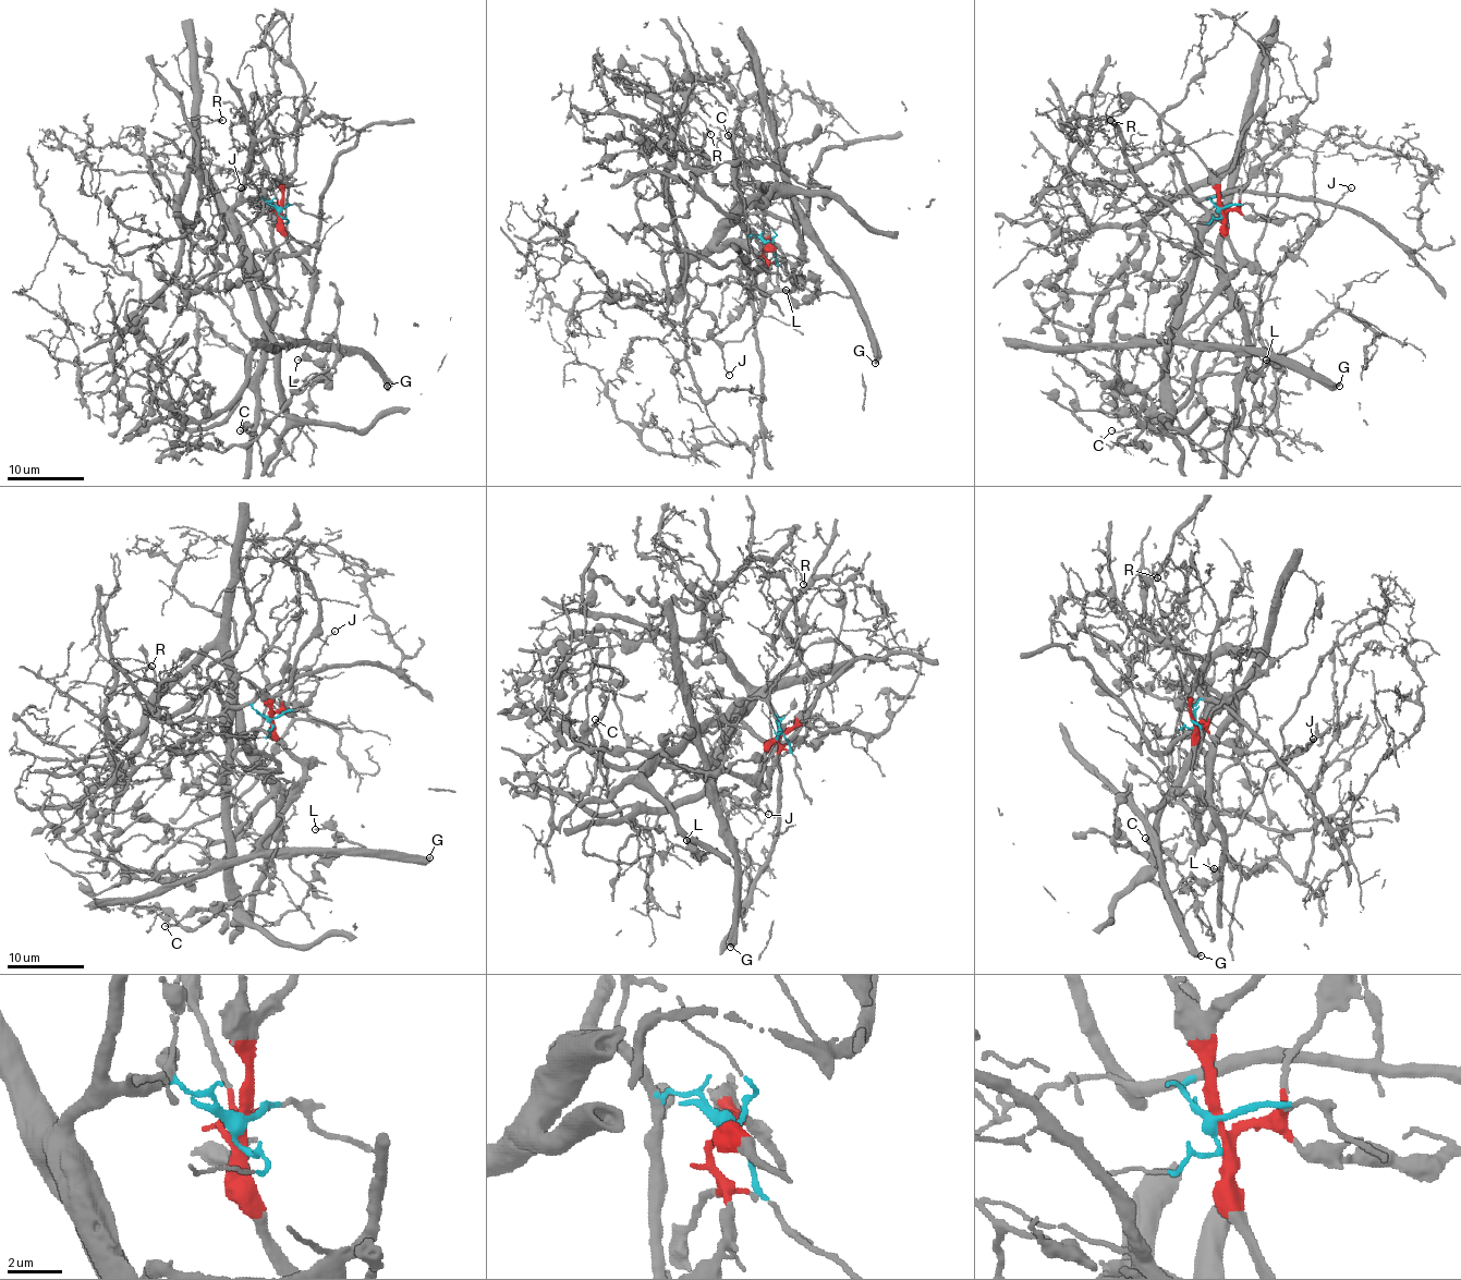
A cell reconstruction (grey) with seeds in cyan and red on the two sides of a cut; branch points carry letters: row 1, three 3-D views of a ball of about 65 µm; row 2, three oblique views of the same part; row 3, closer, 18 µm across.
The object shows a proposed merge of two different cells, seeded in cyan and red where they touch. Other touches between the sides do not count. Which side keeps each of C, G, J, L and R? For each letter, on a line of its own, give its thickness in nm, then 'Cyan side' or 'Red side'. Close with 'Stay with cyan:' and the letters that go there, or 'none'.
C: Thickness 110 nm. Red side
G: Thickness 440 nm. Red side
J: Thickness 110 nm. Red side
L: Thickness 150 nm. Red side
R: Thickness 140 nm. Cyan side
Stay with cyan: R

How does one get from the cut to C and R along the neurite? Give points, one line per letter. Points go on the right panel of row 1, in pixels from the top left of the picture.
C: (1221, 210), (1239, 266), (1181, 333), (1271, 353), (1252, 386), (1254, 448), (1237, 473), (1179, 435), (1111, 430)
R: (1221, 210), (1198, 200), (1214, 210), (1229, 171), (1129, 223), (1088, 218), (1071, 156), (1088, 123), (1111, 119)

